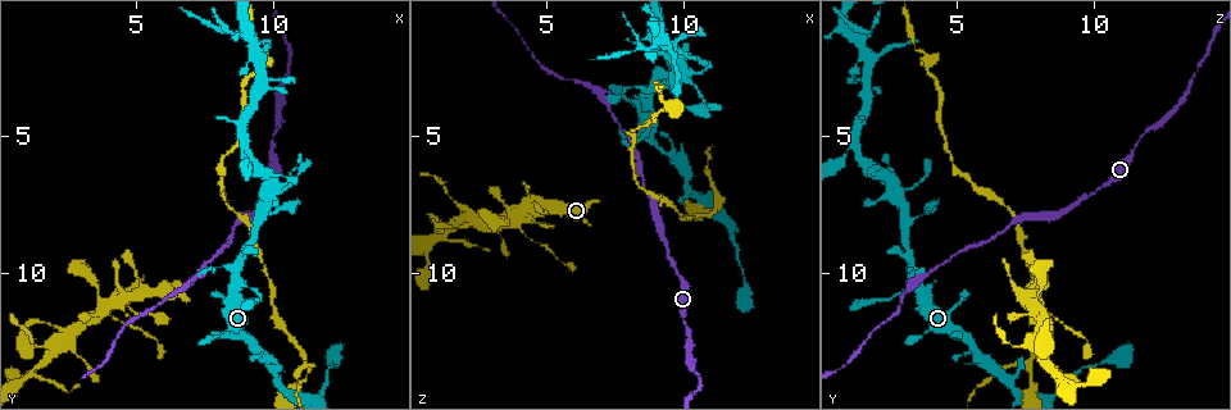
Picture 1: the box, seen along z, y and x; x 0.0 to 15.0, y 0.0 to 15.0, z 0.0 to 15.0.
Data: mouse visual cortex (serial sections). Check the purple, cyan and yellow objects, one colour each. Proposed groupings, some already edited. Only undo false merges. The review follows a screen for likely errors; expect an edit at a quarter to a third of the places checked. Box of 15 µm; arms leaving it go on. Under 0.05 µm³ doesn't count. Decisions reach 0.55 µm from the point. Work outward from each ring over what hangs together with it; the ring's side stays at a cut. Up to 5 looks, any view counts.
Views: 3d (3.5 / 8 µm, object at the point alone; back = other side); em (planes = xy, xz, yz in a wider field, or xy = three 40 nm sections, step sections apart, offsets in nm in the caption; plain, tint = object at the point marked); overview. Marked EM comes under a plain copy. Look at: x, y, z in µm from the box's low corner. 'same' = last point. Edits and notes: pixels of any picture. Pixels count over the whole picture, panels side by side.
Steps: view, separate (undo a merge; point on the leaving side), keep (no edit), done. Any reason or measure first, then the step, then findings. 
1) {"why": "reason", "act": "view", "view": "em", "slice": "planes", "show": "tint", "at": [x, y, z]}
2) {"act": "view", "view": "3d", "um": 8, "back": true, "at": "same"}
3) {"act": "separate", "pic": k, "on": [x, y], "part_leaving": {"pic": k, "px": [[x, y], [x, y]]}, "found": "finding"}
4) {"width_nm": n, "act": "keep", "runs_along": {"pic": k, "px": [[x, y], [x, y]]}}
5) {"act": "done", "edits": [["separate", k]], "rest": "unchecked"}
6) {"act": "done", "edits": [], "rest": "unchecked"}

{"why": "a fork", "act": "view", "view": "3d", "um": 3.5, "at": [8.9, 5.3, 1.3]}

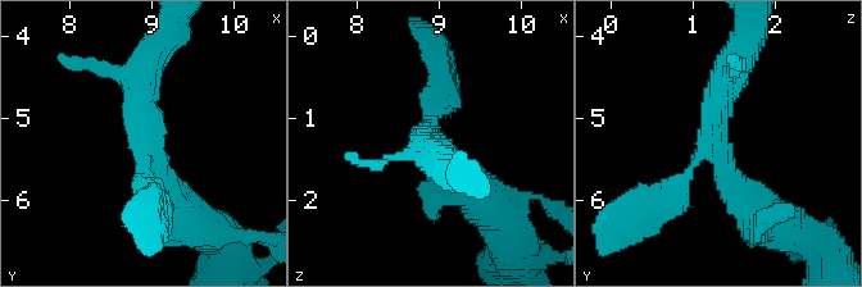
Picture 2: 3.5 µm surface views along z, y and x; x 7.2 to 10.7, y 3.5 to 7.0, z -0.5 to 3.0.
{"arms": 3, "arm_widths_nm": [250, 300, 300], "act": "view", "view": "em", "slice": "xy", "step": 1, "show": "tint", "at": [9.00, 5.30, 1.30]}

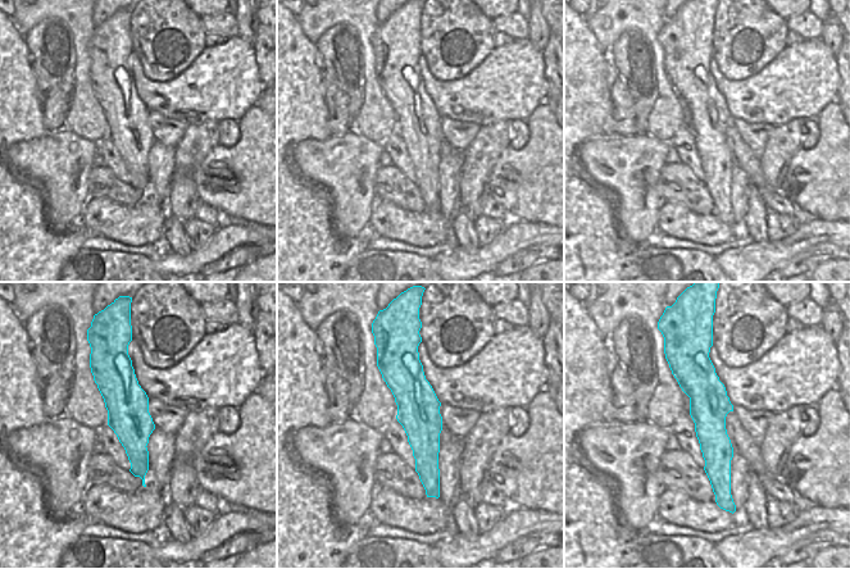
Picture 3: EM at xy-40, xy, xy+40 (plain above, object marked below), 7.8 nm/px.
{"act": "keep", "runs_along": {"pic": 3, "px": [[410, 359], [431, 492]]}, "found": "continuous, no second cell"}

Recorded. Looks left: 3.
{"why": "thin neck", "act": "view", "view": "3d", "um": 8, "at": [4.5, 11.7, 8.8]}

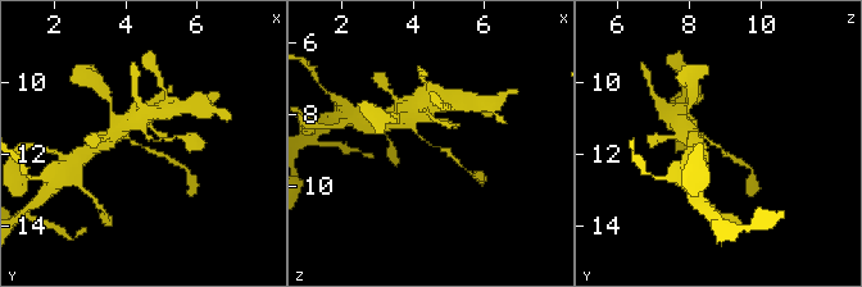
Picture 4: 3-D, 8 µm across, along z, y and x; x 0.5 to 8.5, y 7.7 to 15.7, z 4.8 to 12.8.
{"arm_widths_nm": [150, 200], "why": "need the tissue", "act": "view", "view": "em", "slice": "xy", "step": 2, "show": "tint", "at": [4.5, 11.8, 8.9]}

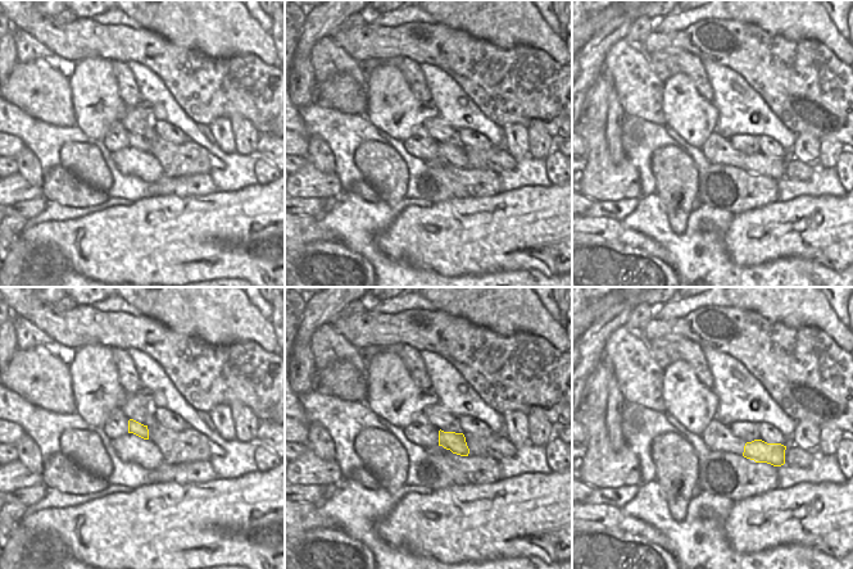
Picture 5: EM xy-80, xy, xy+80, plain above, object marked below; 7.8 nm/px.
{"act": "keep", "runs_along": {"pic": 4, "px": [[112, 136], [126, 136], [172, 162]]}, "found": "continuous, no second cell"}

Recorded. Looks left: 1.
{"act": "done", "edits": [], "rest": "unchecked"}

